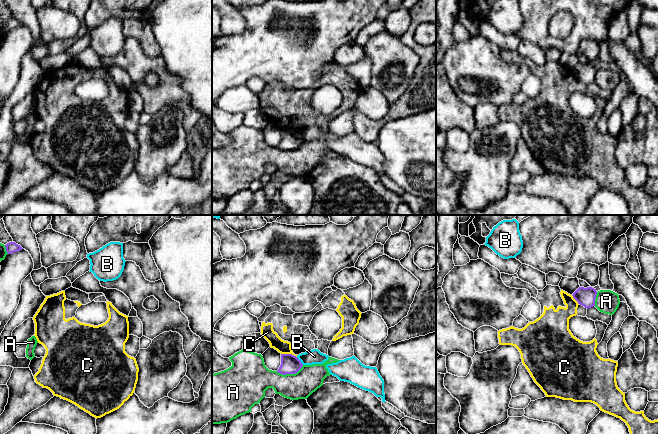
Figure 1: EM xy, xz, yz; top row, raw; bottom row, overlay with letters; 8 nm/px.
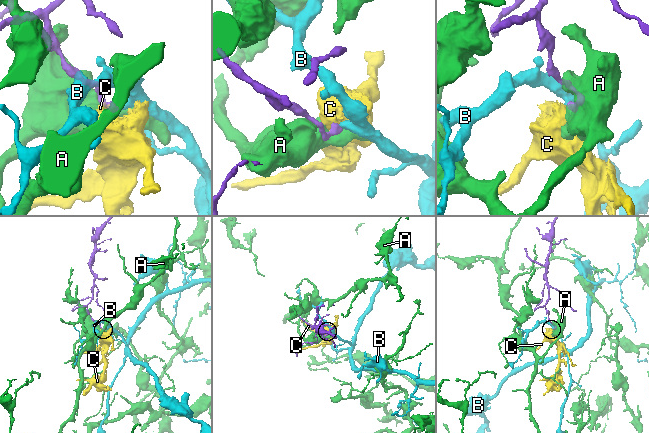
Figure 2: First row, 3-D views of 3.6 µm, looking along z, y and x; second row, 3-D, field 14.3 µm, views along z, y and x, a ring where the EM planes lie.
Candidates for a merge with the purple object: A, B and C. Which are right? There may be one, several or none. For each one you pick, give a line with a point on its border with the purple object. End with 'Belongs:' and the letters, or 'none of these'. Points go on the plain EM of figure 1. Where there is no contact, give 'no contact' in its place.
Belongs: none of these

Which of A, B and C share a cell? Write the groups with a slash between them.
A / B / C

